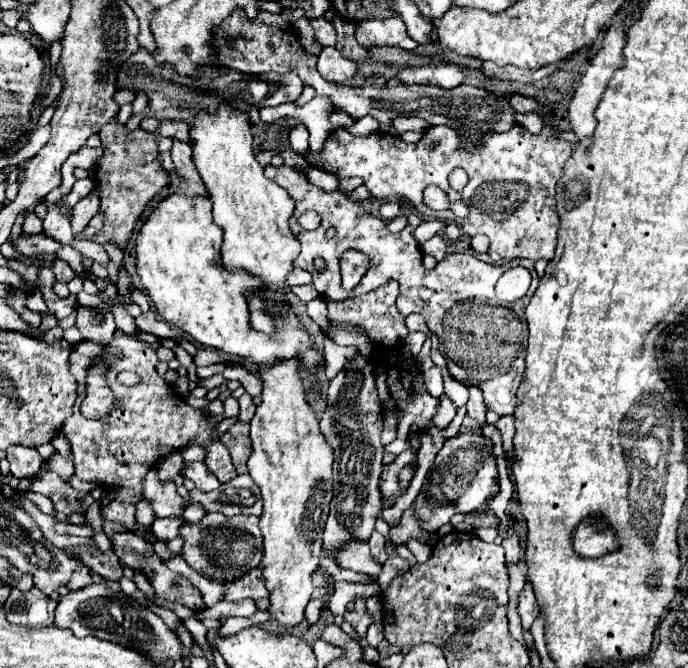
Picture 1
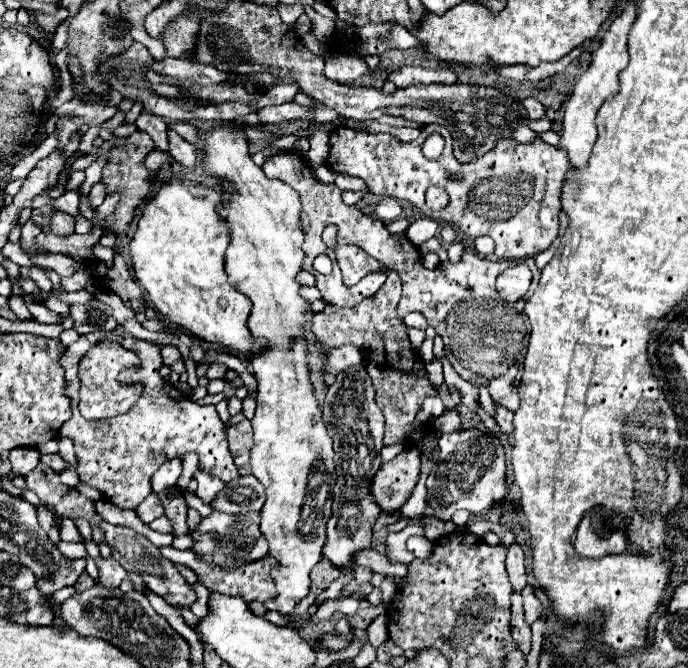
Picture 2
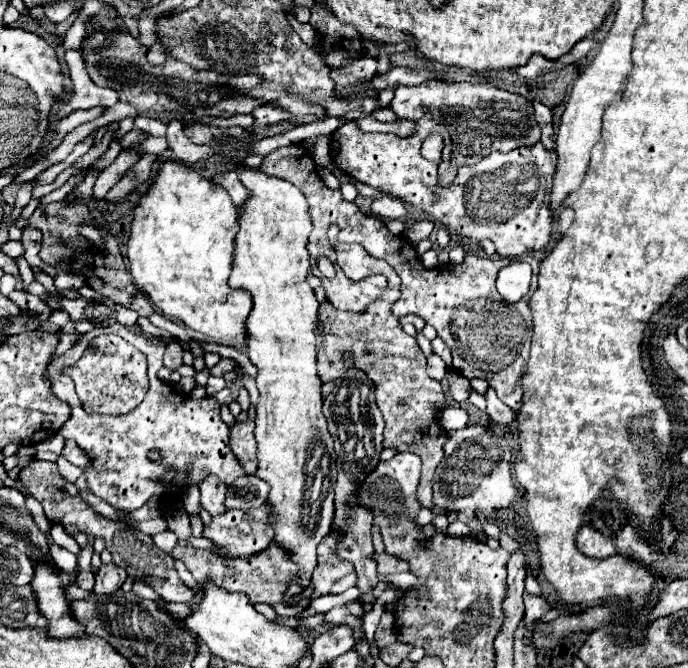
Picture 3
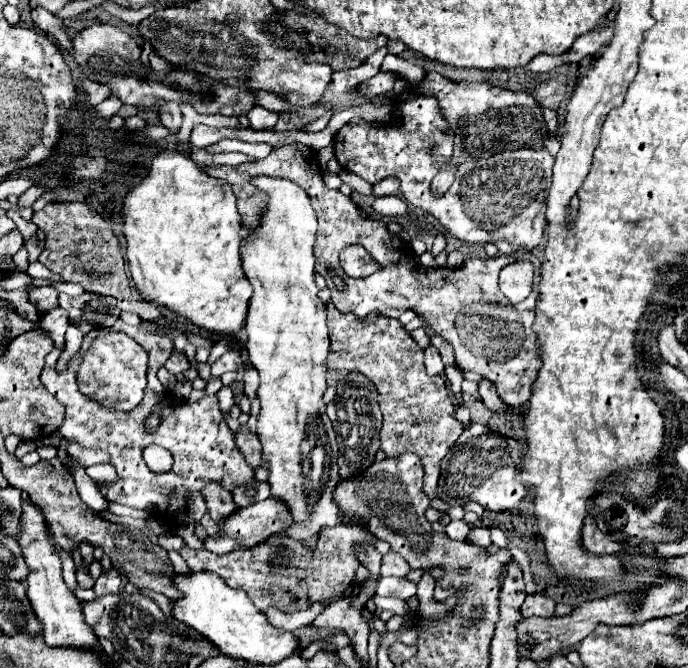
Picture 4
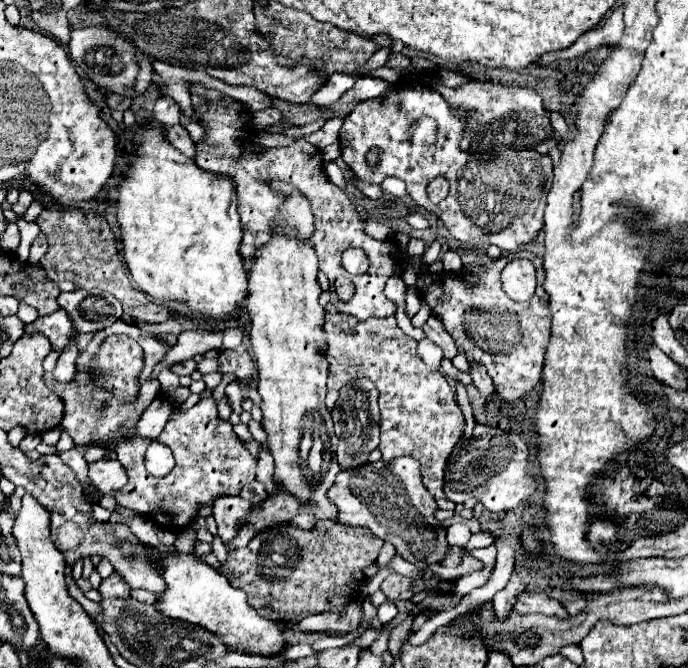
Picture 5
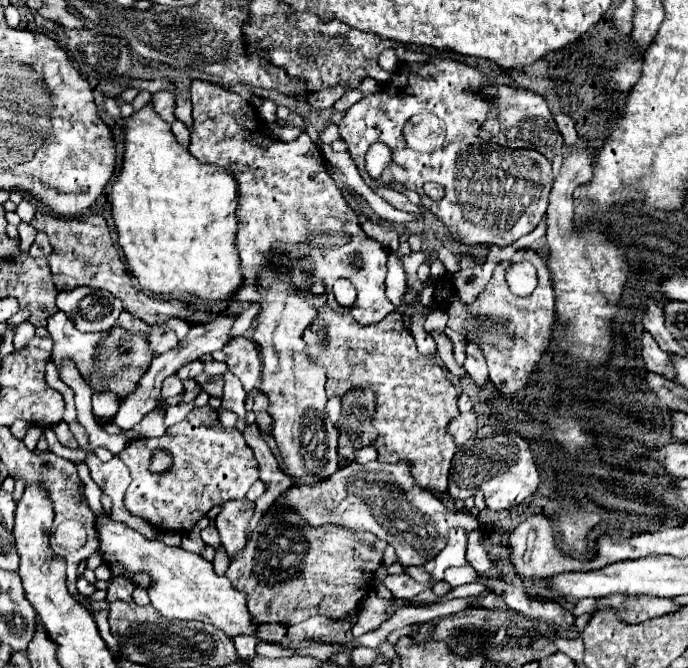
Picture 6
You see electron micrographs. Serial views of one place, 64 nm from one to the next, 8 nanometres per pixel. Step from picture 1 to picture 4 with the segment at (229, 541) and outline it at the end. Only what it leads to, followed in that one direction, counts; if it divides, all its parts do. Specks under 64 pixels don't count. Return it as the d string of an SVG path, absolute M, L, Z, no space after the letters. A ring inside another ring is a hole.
M270 496L268 500L236 510L220 526L220 536L240 538L244 546L254 546L276 532L284 532L292 524L292 514L284 500Z

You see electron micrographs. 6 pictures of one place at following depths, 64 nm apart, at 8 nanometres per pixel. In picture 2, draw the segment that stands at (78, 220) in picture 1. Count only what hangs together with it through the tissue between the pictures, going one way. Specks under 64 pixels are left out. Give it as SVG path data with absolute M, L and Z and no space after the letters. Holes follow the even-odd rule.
M104 180L96 182L96 184L92 186L88 198L90 198L90 204L92 204L92 206L100 206L100 204L104 202L104 198L106 198L106 182L104 182Z

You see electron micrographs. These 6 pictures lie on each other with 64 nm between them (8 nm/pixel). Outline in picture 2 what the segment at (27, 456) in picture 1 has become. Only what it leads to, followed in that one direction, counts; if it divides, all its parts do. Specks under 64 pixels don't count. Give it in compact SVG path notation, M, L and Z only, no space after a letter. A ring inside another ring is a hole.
M14 448L10 452L12 472L16 476L26 476L40 460L40 452L36 448Z

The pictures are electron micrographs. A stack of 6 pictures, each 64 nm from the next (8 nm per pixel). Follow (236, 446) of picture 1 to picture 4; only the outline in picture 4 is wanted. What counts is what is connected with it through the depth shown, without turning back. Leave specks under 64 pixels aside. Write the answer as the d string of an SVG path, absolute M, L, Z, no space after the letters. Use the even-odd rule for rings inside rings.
M240 426L240 432L236 434L236 444L242 450L242 454L246 456L246 460L250 462L250 466L258 468L262 462L260 456L260 440L256 440L256 434L252 434L248 430L248 426Z

